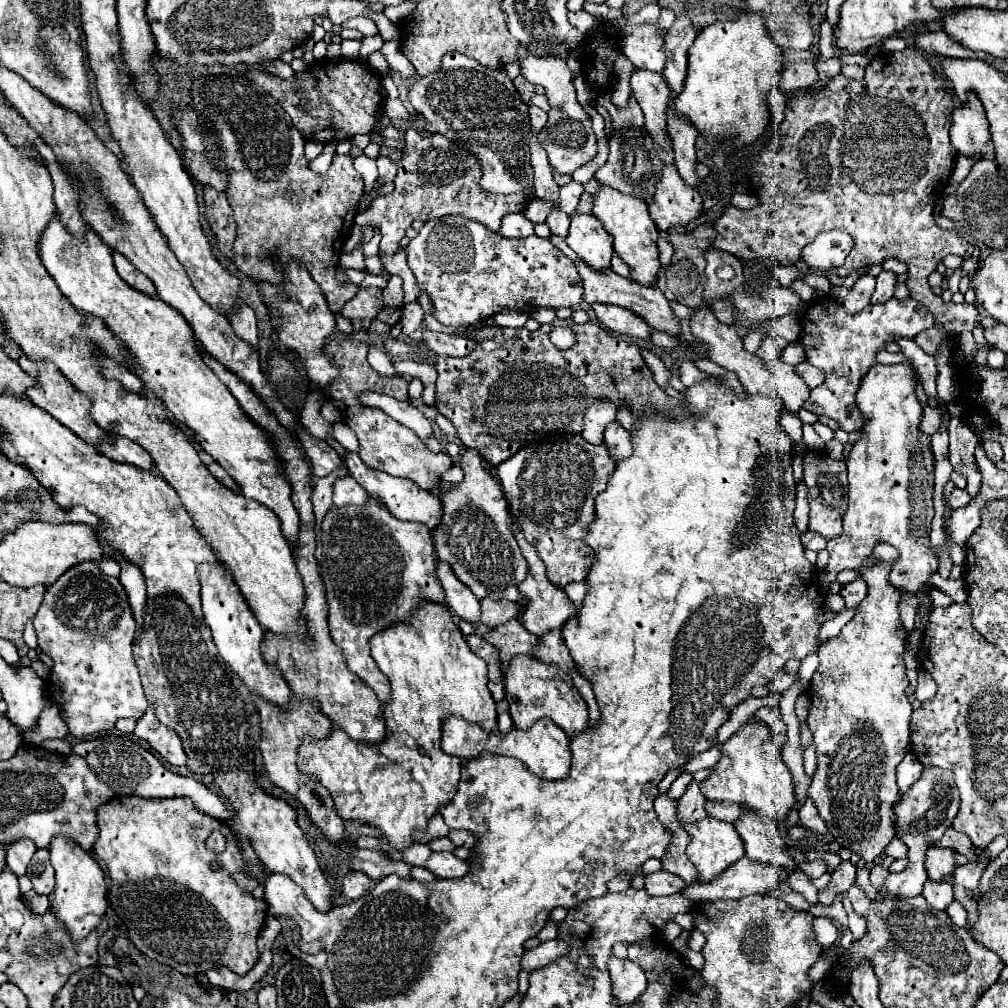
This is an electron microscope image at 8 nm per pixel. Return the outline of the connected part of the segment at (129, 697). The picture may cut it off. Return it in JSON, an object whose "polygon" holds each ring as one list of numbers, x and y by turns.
{"polygon":[[86,563,72,567,72,571,66,571,56,583,46,587,44,601,34,617,34,627,38,633,40,651,50,655,54,661,48,681,48,697,58,707,60,717,70,729,70,735,84,739,94,733,114,729,120,717,132,717,138,721,144,715,148,701,132,657,136,621,126,591,118,581,112,583,98,567,88,567]]}

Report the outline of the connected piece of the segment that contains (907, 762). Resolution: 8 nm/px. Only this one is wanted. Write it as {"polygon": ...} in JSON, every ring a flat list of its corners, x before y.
{"polygon":[[908,752,896,769,896,781,901,794,919,779,922,770,922,765,911,752]]}

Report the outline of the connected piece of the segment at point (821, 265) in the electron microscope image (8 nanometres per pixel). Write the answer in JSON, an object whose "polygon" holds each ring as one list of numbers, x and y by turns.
{"polygon":[[826,231,820,233,814,243,808,243,800,251,808,267,814,267,820,275,826,275,828,269,840,267,852,249,852,237,846,231]]}

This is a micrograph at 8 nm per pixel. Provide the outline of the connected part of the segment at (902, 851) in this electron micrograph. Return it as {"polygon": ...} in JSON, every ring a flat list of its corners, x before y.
{"polygon":[[894,839,888,847,886,847,886,851,884,851,886,855,890,855,890,857,894,857,894,859,898,859,898,857,906,857,906,853,908,853,908,847,900,841,900,839]]}

